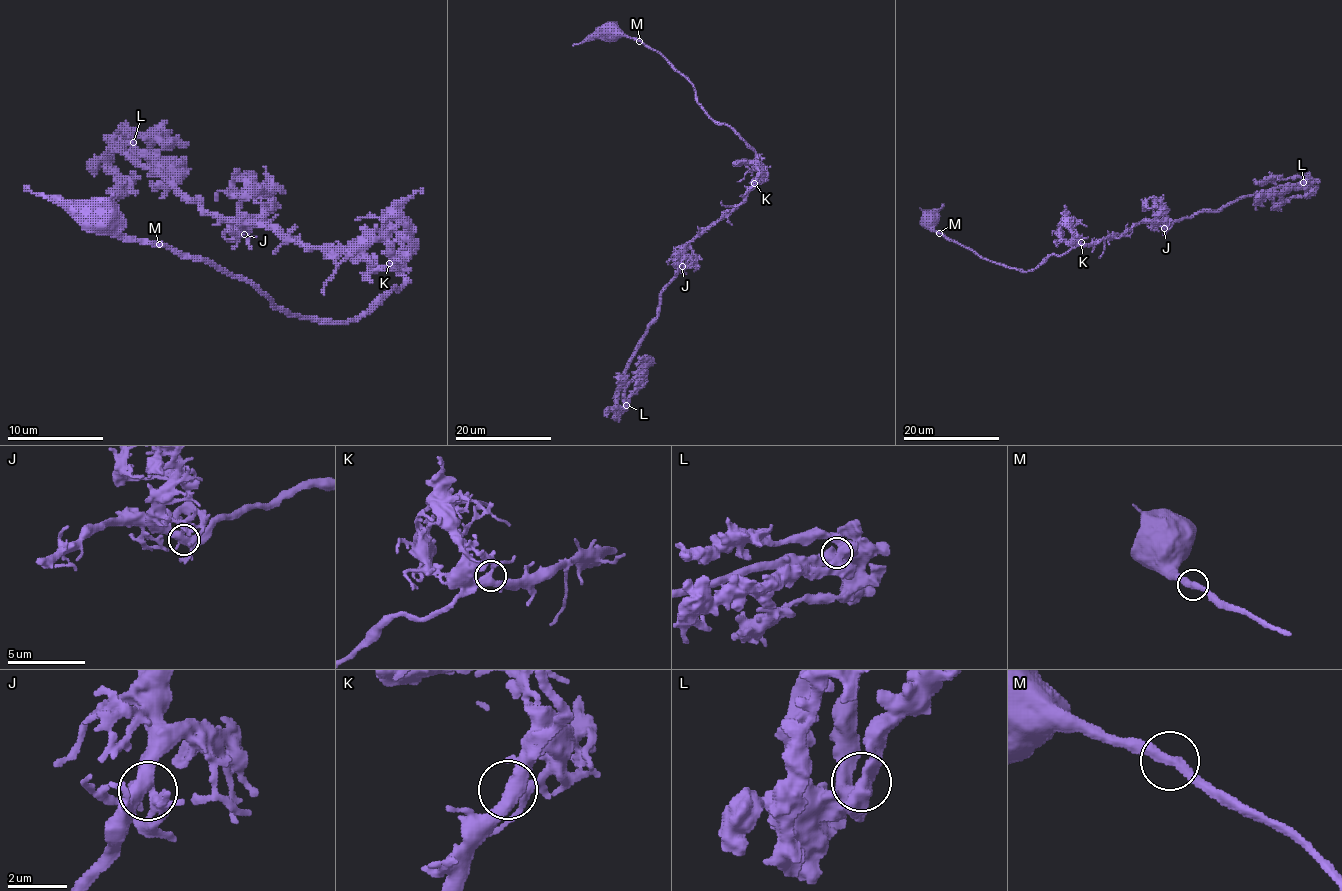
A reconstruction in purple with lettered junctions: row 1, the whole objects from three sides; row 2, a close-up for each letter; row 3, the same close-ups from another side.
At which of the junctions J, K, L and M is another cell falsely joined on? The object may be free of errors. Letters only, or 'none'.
M

